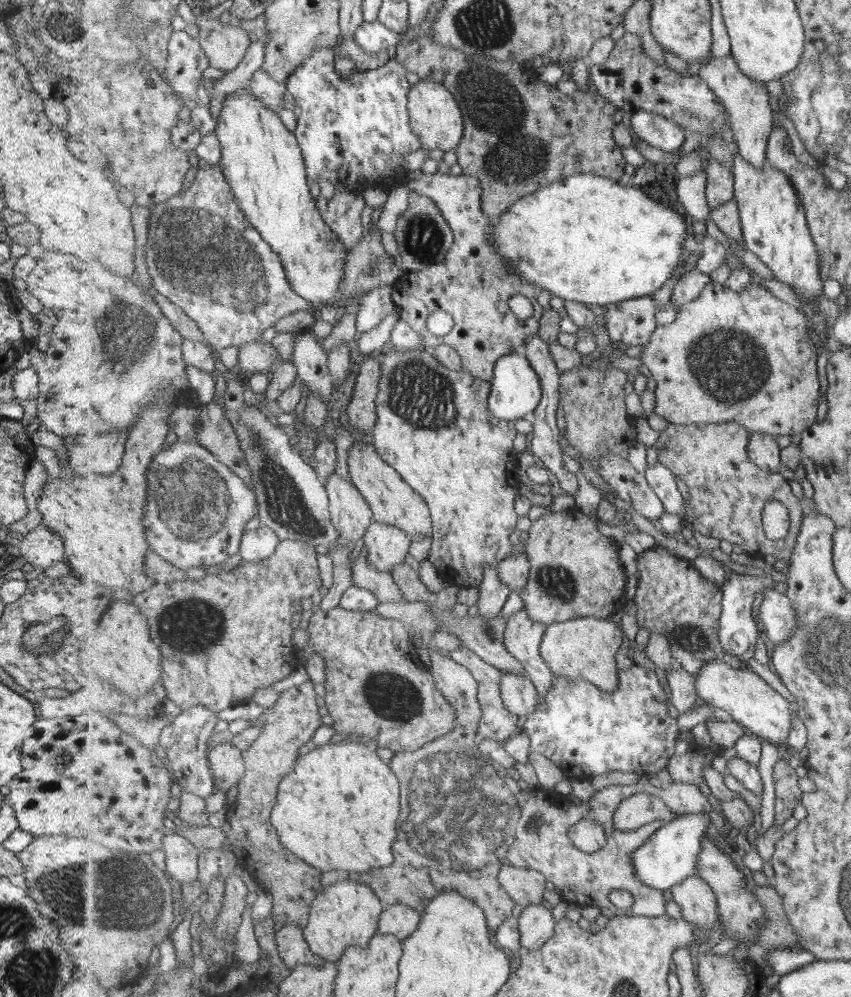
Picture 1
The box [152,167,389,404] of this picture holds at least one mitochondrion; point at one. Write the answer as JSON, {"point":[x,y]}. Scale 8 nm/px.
{"point":[325,243]}

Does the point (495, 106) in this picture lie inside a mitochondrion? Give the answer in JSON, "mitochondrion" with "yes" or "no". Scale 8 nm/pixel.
{"mitochondrion":"yes"}

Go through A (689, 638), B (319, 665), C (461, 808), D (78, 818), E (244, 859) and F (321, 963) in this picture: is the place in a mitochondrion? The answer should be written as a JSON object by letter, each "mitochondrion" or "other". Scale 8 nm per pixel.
{"A":"mitochondrion","B":"other","C":"mitochondrion","D":"other","E":"other","F":"other"}

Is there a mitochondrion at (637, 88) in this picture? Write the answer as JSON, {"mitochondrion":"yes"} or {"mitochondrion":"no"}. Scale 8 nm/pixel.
{"mitochondrion":"no"}

